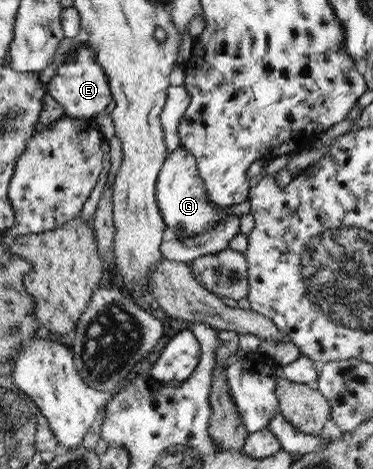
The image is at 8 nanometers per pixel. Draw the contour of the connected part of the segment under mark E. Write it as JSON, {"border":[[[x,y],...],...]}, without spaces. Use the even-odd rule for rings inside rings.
{"border":[[[78,45],[69,53],[56,70],[48,84],[48,95],[52,96],[70,118],[92,118],[104,112],[112,103],[112,90],[103,66],[97,61],[96,54],[89,46]]]}

